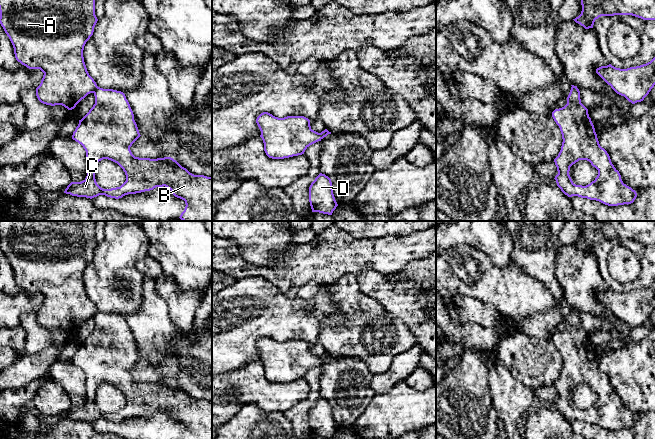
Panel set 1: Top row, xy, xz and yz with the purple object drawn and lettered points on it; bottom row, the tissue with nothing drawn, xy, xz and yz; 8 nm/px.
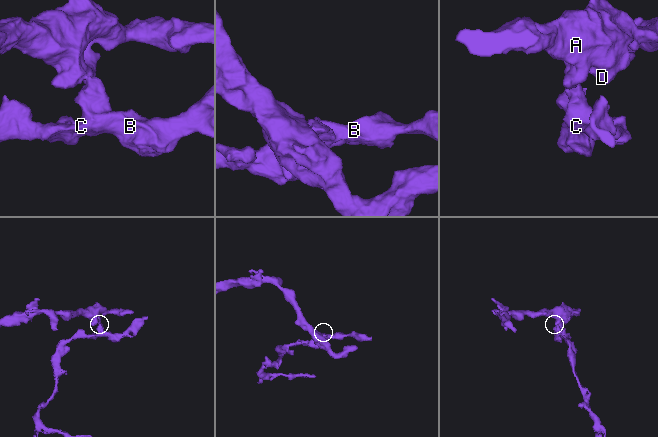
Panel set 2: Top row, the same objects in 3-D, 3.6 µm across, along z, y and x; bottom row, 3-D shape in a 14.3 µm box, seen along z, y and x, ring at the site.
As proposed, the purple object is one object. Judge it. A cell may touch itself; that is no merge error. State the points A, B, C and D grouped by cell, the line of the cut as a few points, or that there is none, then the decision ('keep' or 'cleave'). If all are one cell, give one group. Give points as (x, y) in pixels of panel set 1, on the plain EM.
groups A D / B C; cut xy (97, 310), (93, 316); cleave

